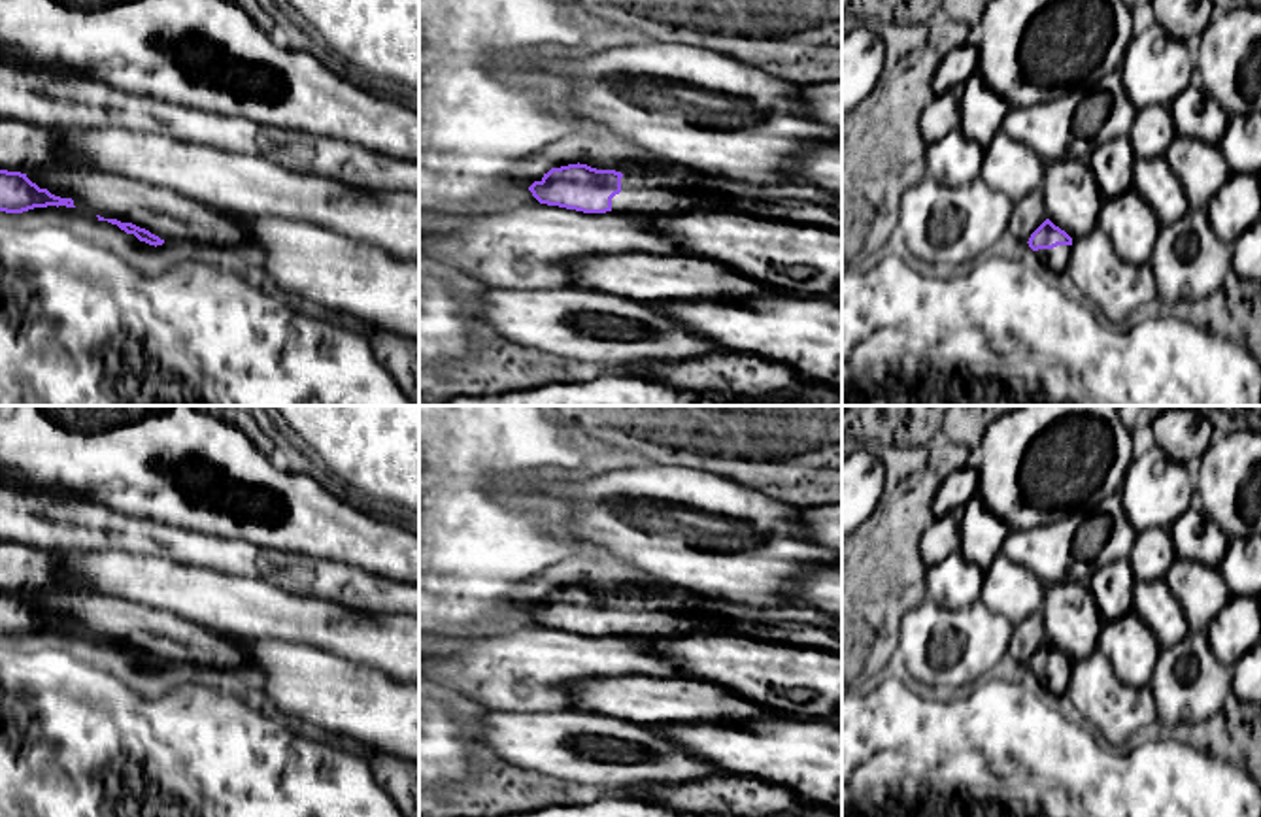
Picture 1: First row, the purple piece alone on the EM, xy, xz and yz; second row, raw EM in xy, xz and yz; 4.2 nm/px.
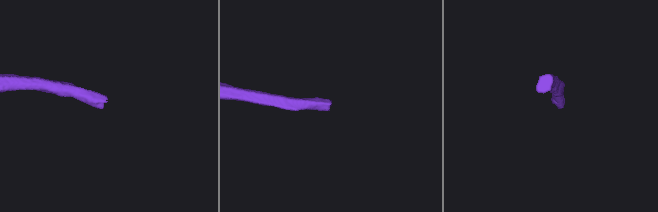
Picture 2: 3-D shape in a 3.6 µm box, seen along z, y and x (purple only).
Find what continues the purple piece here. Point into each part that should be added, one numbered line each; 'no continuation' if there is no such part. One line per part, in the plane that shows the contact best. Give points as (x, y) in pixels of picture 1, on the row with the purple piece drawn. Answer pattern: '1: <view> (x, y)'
1: xz (640, 193)

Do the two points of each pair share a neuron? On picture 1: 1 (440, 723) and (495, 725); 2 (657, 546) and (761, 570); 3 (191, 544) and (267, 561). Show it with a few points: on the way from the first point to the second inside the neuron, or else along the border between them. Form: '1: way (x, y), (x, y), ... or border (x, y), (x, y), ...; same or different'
1: border (489, 712), (474, 738); different
2: way (684, 550), (701, 557), (735, 559); same
3: way (210, 551), (248, 561); same

